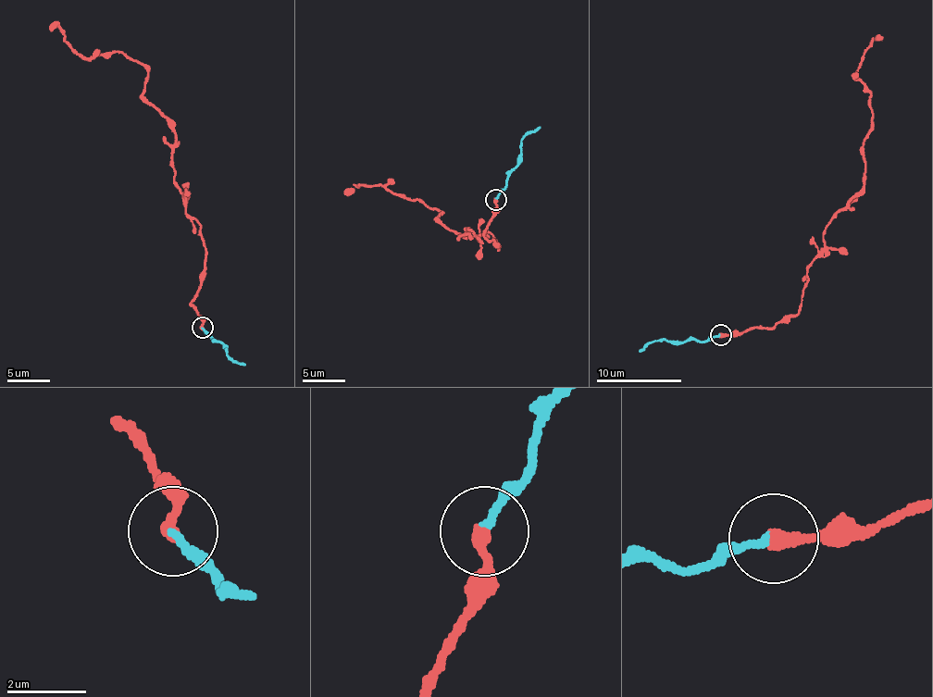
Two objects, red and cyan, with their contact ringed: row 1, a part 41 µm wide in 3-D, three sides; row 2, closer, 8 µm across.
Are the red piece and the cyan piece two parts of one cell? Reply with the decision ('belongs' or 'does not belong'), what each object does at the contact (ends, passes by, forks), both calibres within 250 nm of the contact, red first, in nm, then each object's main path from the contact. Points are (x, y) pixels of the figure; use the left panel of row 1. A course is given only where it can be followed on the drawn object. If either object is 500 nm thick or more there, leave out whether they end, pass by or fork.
belongs; red ends there; cyan ends there; 320 nm thick on the red side, 190 nm on the other; red runs (203, 328), (199, 223), (146, 71), (49, 29); cyan runs (203, 328), (211, 341), (224, 342), (226, 354), (244, 366)

